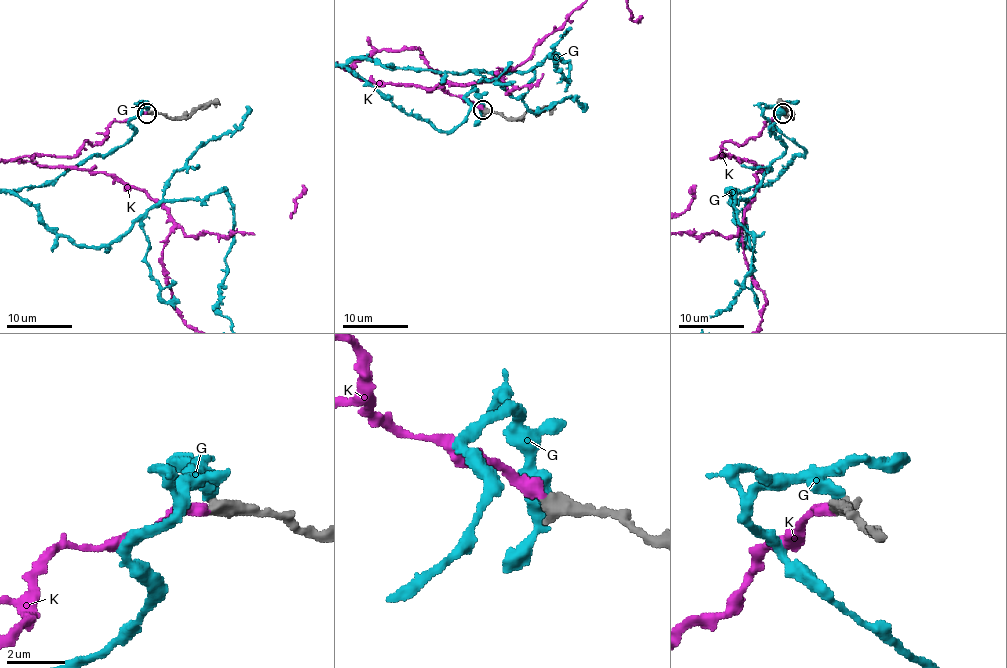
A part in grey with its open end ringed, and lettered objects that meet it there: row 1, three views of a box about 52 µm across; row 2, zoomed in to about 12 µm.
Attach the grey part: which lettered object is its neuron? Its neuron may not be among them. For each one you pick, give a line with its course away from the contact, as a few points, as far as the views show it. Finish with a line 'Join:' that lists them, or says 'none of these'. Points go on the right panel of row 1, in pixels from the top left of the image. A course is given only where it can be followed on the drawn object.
Join: K

